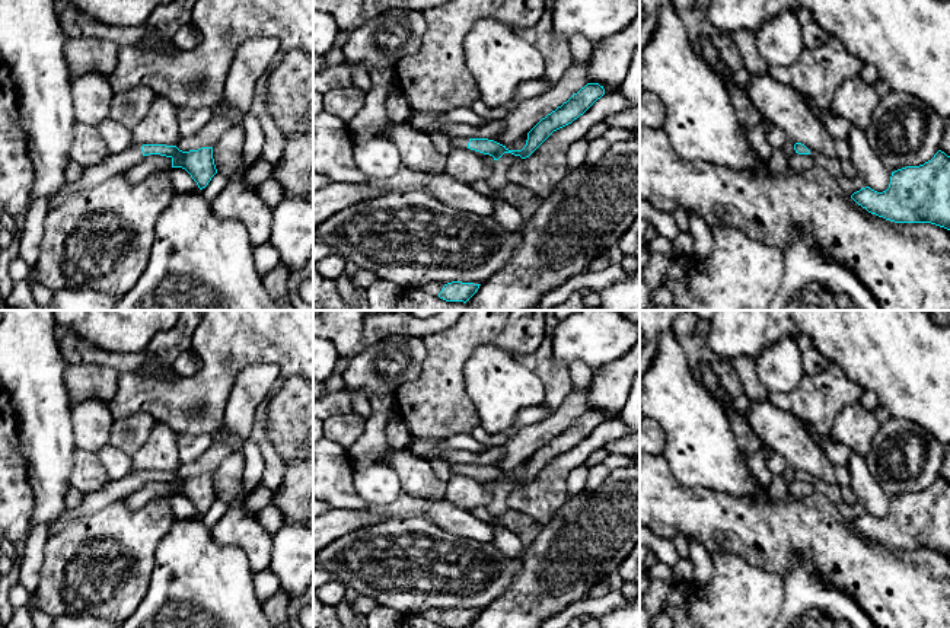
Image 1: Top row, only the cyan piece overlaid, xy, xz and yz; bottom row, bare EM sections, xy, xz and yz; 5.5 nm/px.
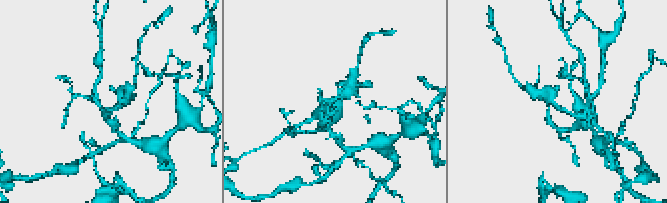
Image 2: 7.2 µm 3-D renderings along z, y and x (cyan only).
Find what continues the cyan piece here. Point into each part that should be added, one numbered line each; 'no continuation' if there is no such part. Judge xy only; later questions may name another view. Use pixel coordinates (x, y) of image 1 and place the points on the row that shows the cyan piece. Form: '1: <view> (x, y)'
1: xy (93, 175)

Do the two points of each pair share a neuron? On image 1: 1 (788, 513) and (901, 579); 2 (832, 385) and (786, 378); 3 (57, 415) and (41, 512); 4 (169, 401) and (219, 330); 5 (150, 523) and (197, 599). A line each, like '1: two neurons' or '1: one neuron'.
1: one neuron
2: two neurons
3: one neuron
4: one neuron
5: two neurons

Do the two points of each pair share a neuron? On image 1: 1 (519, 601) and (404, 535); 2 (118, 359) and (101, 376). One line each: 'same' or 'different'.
1: different
2: different

